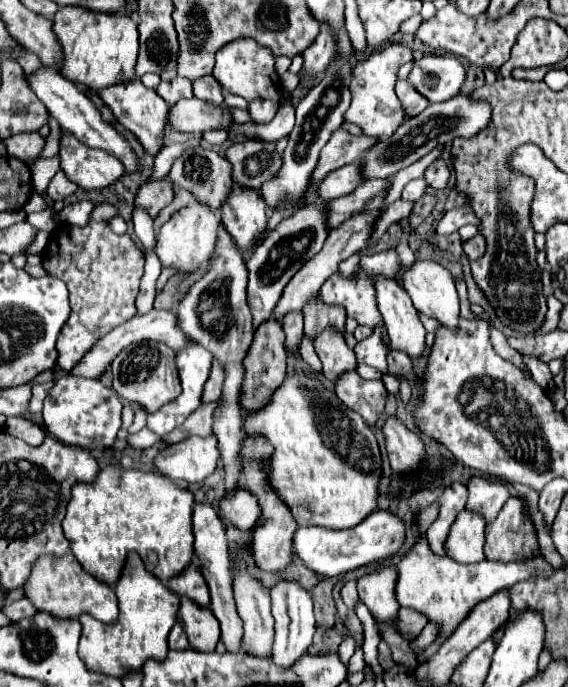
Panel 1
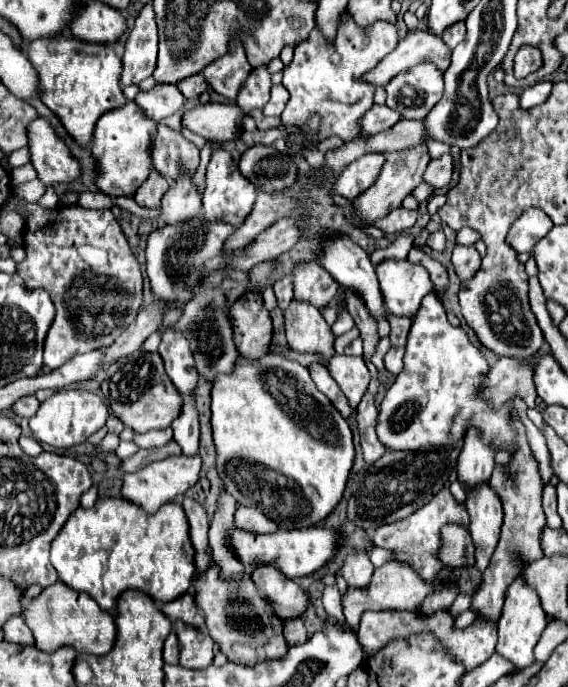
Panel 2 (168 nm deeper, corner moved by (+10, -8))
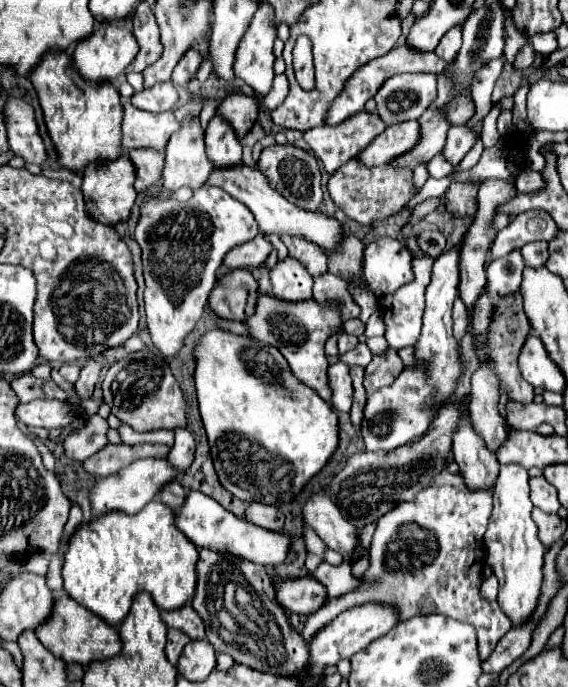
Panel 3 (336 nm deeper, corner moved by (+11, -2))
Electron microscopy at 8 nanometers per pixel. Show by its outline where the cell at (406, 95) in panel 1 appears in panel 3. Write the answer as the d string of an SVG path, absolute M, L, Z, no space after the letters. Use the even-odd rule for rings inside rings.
M357 112L353 118L345 120L339 126L319 126L319 128L309 128L305 134L305 142L311 146L313 154L317 152L317 158L323 162L323 168L327 170L327 174L333 174L341 164L345 164L349 158L357 156L361 150L365 150L365 146L369 146L369 142L373 142L373 138L377 138L377 134L381 134L385 130L385 124L381 122L381 118L377 114L369 114L369 112Z

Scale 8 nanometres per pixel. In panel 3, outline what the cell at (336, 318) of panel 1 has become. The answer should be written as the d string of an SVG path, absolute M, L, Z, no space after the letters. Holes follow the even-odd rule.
M289 234L281 240L289 248L289 256L297 258L311 276L321 276L327 272L327 254L321 246L313 246L313 242L305 242L305 238L289 238Z

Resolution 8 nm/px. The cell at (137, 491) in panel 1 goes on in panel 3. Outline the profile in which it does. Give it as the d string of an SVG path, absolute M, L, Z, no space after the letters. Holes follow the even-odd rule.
M155 500L149 502L149 506L145 506L145 510L141 510L139 514L129 516L123 512L113 512L93 520L85 528L79 528L71 536L69 548L65 552L63 588L75 602L79 602L83 608L103 618L109 626L119 626L125 620L131 602L139 592L149 592L159 610L177 610L185 606L193 598L197 586L195 578L197 558L199 552L193 546L193 542L189 542L189 538L185 538L185 534L177 530L173 510L165 506L161 500Z

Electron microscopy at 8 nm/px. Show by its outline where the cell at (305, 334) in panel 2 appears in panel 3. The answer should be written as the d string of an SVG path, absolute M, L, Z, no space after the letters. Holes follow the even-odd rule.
M285 258L279 260L271 270L269 278L273 284L273 296L283 298L283 300L305 300L311 298L311 288L313 288L313 278L297 262L297 258Z

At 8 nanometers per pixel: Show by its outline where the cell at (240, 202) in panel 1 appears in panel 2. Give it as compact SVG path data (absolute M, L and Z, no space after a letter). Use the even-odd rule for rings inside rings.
M216 150L212 152L210 164L206 168L206 188L202 192L202 204L204 204L204 218L208 222L214 220L224 220L228 224L234 224L236 228L244 224L246 216L250 214L252 206L256 200L256 186L248 182L240 172L238 166L234 164L230 152L226 150Z

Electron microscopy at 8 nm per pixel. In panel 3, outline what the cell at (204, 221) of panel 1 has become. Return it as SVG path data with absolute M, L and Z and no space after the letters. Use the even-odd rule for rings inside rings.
M187 116L181 122L181 128L169 138L169 144L165 148L165 168L163 168L163 186L171 192L175 192L181 186L189 186L197 190L203 186L213 170L213 162L209 162L205 154L205 142L203 142L203 128L199 122L199 116Z

